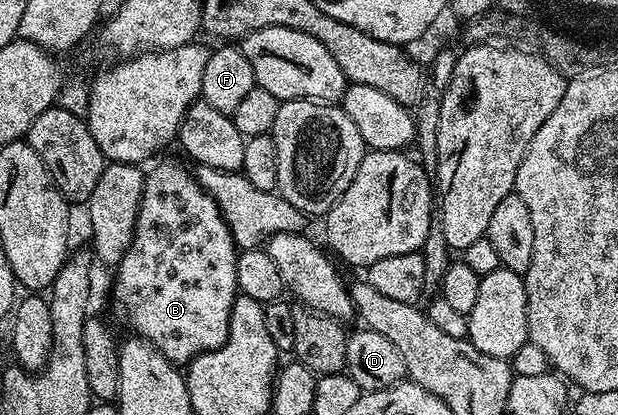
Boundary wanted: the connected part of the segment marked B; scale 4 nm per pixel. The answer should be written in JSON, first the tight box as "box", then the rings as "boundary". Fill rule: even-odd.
{"box":[114,162,240,365],"boundary":[[[155,162],[151,171],[147,170],[144,175],[144,189],[142,190],[142,201],[140,203],[140,213],[136,221],[136,229],[132,237],[132,245],[128,253],[118,264],[114,279],[114,299],[118,302],[118,311],[126,318],[126,323],[131,327],[133,334],[140,339],[147,339],[153,347],[163,355],[169,363],[175,365],[189,365],[198,355],[203,355],[206,351],[216,349],[224,345],[228,337],[228,325],[232,317],[232,305],[238,298],[240,292],[236,283],[236,261],[240,248],[234,243],[232,233],[220,213],[213,197],[206,192],[198,183],[197,174],[193,170],[181,167],[178,163],[158,163]]]}

